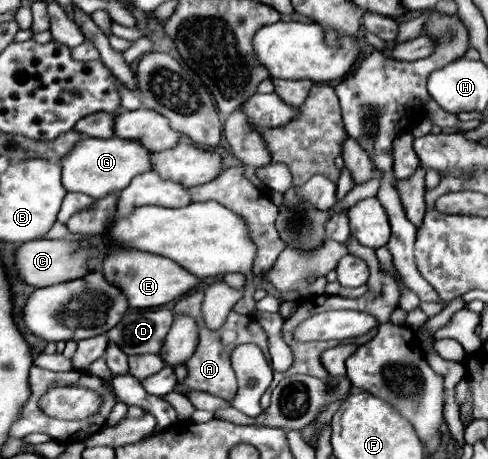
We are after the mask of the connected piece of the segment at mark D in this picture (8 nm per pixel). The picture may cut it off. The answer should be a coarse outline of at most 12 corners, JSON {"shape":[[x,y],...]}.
{"shape":[[130,309],[106,337],[126,353],[158,353],[174,315]]}

